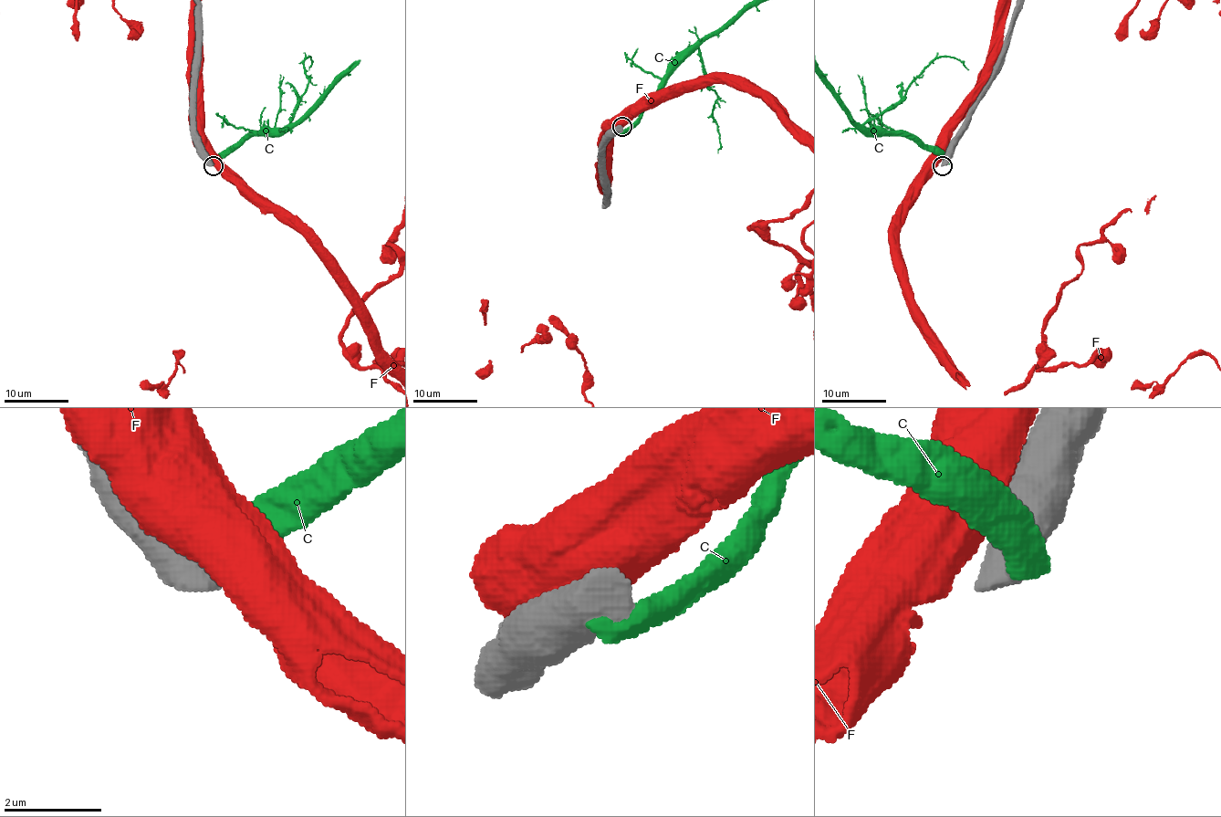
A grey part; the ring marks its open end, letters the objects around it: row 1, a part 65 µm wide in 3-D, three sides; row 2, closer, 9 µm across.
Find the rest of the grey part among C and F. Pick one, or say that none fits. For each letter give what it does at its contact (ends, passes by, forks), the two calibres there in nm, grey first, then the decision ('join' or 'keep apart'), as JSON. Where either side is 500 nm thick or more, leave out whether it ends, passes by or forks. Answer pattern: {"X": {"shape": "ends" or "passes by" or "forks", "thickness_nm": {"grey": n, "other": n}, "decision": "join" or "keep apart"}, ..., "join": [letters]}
{"C": {"thickness_nm": {"grey": 750, "other": 650}, "decision": "keep apart"}, "F": {"thickness_nm": {"grey": 850, "other": 1100}, "decision": "keep apart"}, "join": []}

